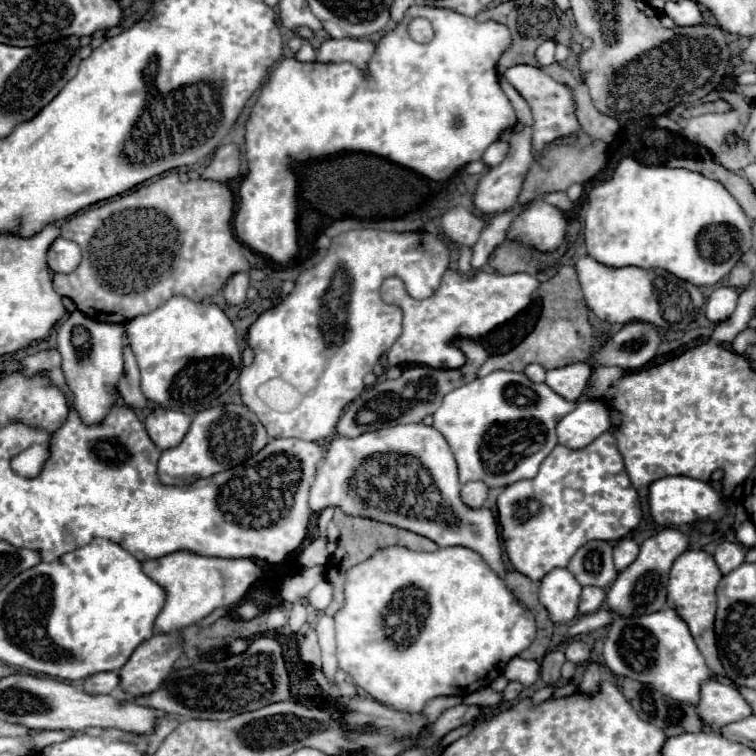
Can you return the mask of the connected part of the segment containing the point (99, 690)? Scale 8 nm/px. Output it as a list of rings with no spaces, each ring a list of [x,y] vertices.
[[[97,673],[91,675],[89,679],[85,679],[83,689],[91,695],[107,695],[113,689],[117,689],[117,673]]]

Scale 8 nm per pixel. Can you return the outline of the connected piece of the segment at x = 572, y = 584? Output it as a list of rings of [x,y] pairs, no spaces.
[[[565,569],[549,571],[539,587],[539,601],[555,625],[571,623],[577,617],[579,595],[581,585]]]

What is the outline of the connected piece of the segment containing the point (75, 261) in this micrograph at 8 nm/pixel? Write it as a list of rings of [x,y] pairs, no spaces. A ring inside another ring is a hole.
[[[57,237],[47,251],[47,265],[55,273],[73,273],[81,263],[81,249],[77,243]]]

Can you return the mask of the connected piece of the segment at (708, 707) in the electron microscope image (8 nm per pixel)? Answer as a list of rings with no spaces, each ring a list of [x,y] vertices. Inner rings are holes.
[[[713,677],[701,685],[701,703],[697,711],[705,725],[727,725],[751,715],[751,707],[741,693]]]

